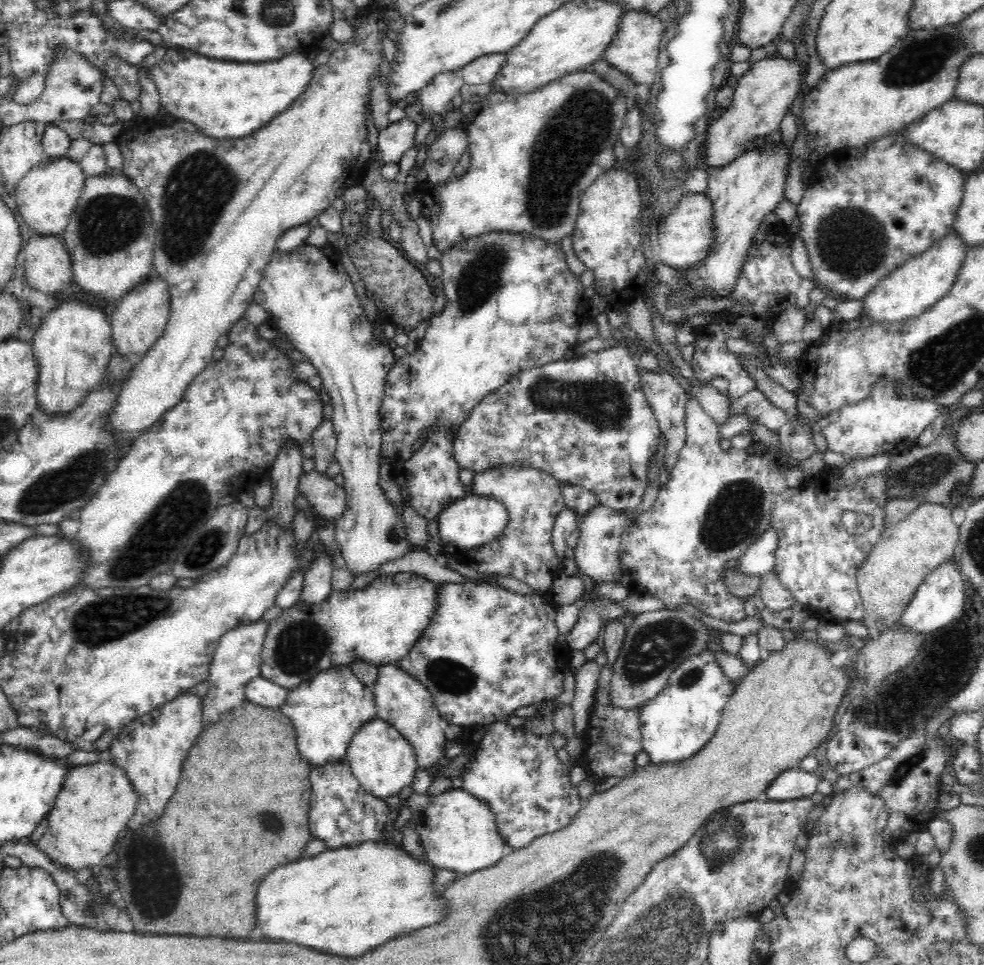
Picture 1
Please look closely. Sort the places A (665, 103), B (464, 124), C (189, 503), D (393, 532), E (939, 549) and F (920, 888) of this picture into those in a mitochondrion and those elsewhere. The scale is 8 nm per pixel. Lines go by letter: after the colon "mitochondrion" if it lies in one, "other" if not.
A: other
B: other
C: mitochondrion
D: mitochondrion
E: other
F: other

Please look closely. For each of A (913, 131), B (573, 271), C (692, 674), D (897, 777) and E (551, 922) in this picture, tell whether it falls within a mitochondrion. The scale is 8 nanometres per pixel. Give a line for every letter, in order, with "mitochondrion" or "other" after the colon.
A: other
B: other
C: mitochondrion
D: mitochondrion
E: mitochondrion

